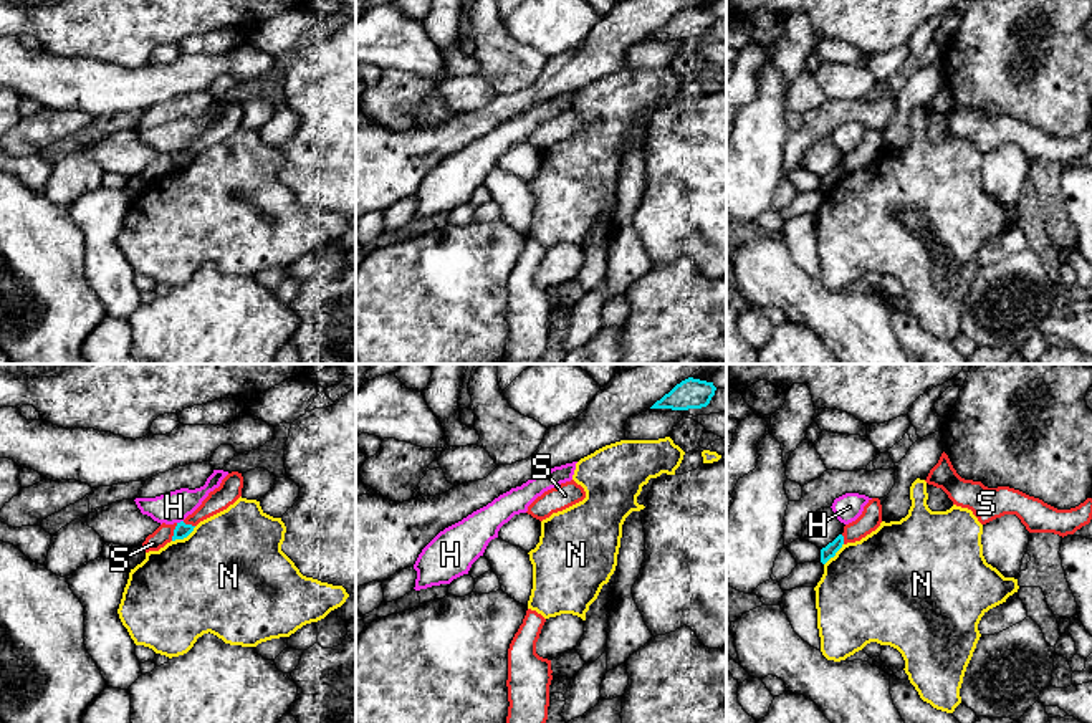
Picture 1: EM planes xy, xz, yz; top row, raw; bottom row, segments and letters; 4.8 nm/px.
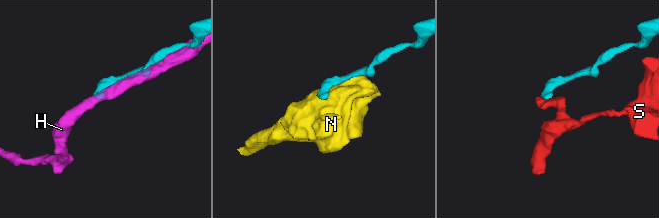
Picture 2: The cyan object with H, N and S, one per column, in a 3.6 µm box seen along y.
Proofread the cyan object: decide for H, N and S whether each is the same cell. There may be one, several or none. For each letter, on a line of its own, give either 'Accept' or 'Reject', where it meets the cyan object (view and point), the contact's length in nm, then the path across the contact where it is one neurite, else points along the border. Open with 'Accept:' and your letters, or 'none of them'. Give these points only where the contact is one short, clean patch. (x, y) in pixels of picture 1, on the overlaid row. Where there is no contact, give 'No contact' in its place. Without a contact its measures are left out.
Accept: none of them
H: Reject. Touches cyan at xy (181, 521). Shared border 40 nm
N: Reject. Touches cyan at xy (184, 536). Shared border 140 nm
S: Reject. Touches cyan at xy (174, 531). Shared border 90 nm. Boundary: xy (177, 523), (171, 540)

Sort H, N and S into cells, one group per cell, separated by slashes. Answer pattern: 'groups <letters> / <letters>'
groups H / N / S

